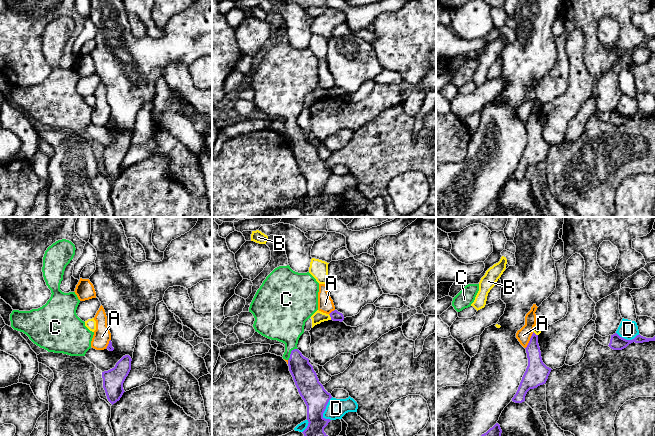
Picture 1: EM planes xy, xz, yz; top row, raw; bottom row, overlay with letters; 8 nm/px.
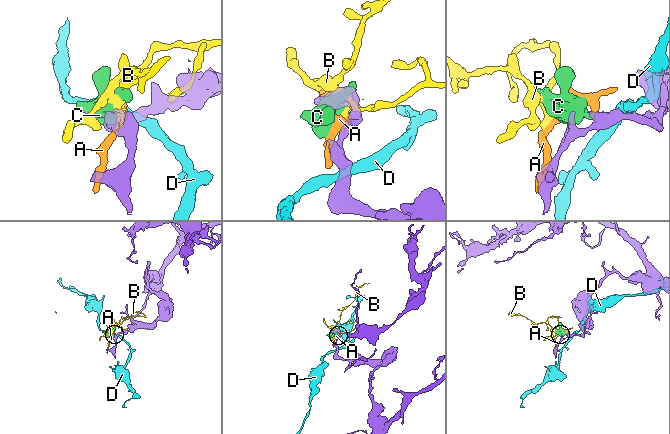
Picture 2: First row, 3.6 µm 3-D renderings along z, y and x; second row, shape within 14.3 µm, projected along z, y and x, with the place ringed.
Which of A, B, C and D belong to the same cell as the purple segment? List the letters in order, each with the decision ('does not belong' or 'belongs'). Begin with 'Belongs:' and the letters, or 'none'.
Belongs: C
A: does not belong
B: does not belong
C: belongs
D: does not belong

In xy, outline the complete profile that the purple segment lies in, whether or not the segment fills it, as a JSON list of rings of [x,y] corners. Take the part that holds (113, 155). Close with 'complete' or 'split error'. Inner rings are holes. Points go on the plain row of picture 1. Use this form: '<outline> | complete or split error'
[[[123,132],[114,144],[102,148],[103,164],[108,177],[113,181],[120,176],[123,169],[123,159],[131,146],[131,133]]] | complete

